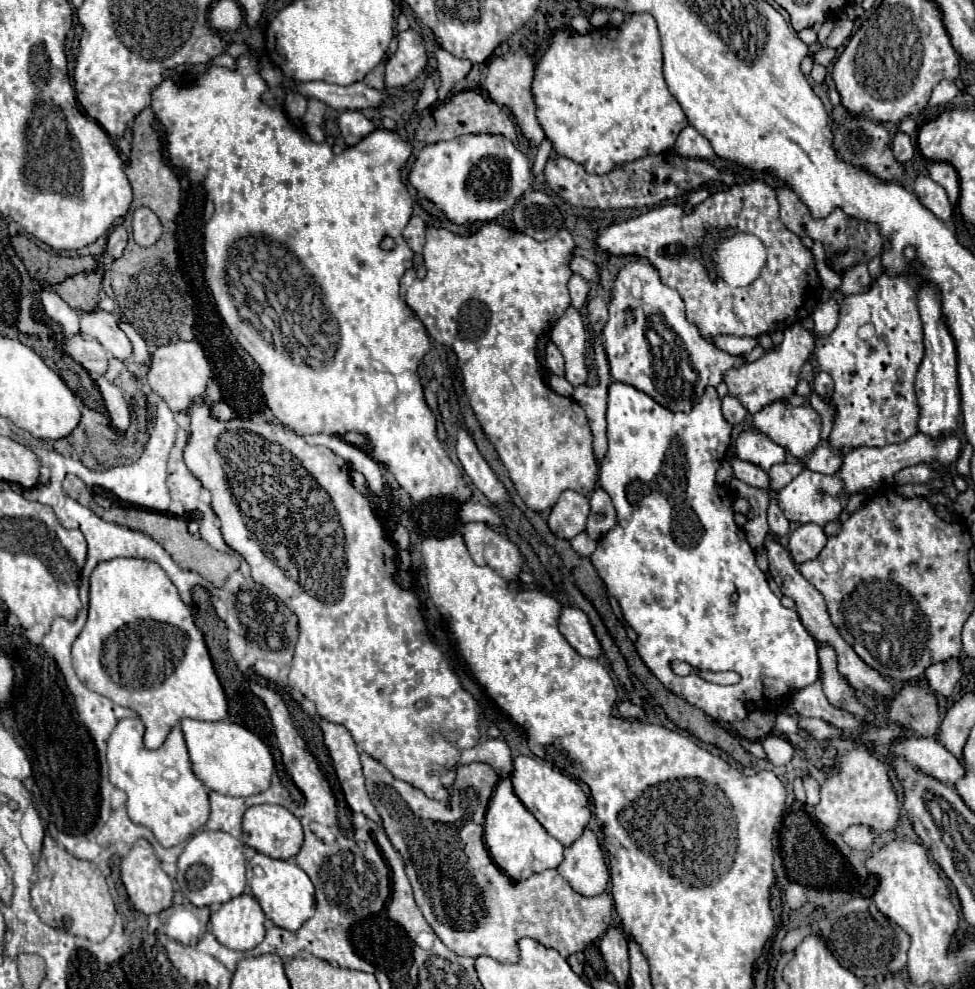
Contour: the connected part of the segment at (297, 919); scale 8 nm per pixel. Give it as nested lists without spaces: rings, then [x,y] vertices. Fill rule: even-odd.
[[[255,854],[251,860],[247,860],[247,884],[261,904],[265,916],[285,930],[299,930],[301,924],[313,916],[315,888],[309,876],[293,862],[273,860],[269,856]]]

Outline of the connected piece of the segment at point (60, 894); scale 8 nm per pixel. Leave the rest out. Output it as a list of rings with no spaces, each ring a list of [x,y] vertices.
[[[49,836],[43,840],[41,858],[37,864],[37,882],[31,888],[31,906],[47,926],[65,930],[91,942],[101,942],[107,938],[115,922],[115,904],[109,894],[105,876],[97,864],[71,856],[67,850],[55,846]]]

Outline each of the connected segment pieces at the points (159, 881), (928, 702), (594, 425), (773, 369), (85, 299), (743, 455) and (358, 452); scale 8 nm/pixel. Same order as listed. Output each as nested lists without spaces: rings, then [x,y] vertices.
[[[139,838],[131,850],[121,858],[121,880],[127,890],[127,896],[137,912],[149,916],[171,906],[173,900],[173,880],[161,870],[161,862],[155,856],[151,844],[145,838]]]
[[[905,682],[891,702],[887,702],[889,716],[903,728],[919,736],[935,736],[941,726],[941,712],[935,694],[925,682]]]
[[[609,374],[609,382],[601,380],[595,388],[589,388],[584,384],[575,388],[573,400],[585,410],[587,420],[589,420],[589,428],[593,432],[593,448],[595,448],[595,456],[597,460],[603,460],[605,452],[607,452],[607,437],[606,437],[606,410],[608,387],[611,383]]]
[[[797,324],[789,326],[785,330],[785,338],[779,344],[777,350],[767,350],[759,360],[751,362],[751,364],[743,364],[743,366],[735,366],[729,368],[723,376],[723,382],[727,384],[727,394],[737,398],[745,410],[749,410],[751,414],[759,412],[763,406],[771,404],[775,398],[783,398],[787,394],[791,394],[797,388],[799,382],[799,370],[805,364],[805,360],[809,358],[813,348],[813,336],[807,334],[803,328],[799,328]]]
[[[83,272],[67,278],[61,284],[53,284],[51,290],[57,292],[71,308],[81,312],[93,312],[99,304],[103,272]]]
[[[757,430],[741,432],[739,438],[735,440],[735,450],[737,450],[737,458],[751,462],[763,468],[765,472],[769,472],[773,464],[785,462],[785,450]]]
[[[315,434],[315,436],[303,436],[309,444],[323,444],[327,448],[331,448],[337,456],[341,456],[353,470],[361,472],[367,482],[369,482],[369,490],[375,496],[383,496],[385,488],[383,488],[383,474],[379,464],[361,448],[347,444],[345,440],[341,440],[339,436],[325,436],[325,434]]]

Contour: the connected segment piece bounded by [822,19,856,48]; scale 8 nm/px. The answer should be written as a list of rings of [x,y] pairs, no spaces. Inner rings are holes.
[[[842,19],[840,20],[829,37],[822,43],[824,48],[838,48],[845,45],[851,36],[856,20]]]

